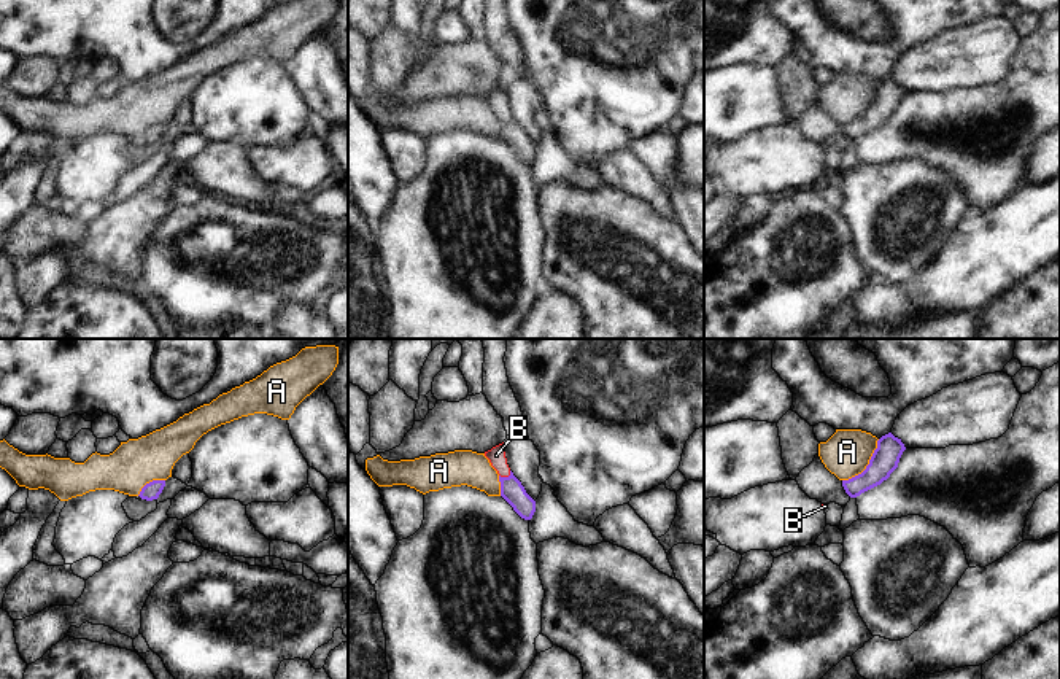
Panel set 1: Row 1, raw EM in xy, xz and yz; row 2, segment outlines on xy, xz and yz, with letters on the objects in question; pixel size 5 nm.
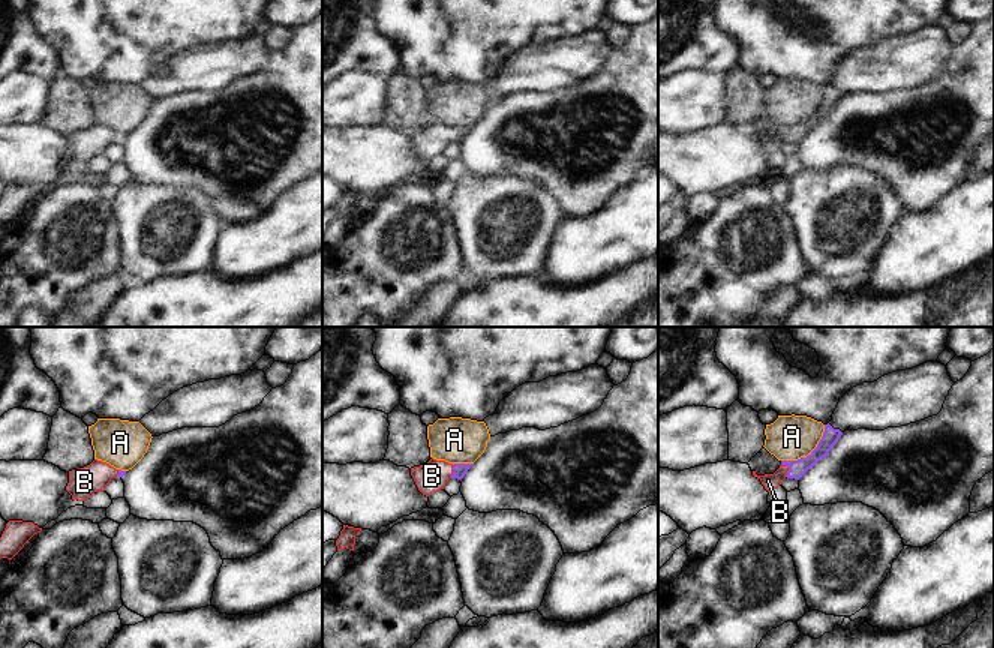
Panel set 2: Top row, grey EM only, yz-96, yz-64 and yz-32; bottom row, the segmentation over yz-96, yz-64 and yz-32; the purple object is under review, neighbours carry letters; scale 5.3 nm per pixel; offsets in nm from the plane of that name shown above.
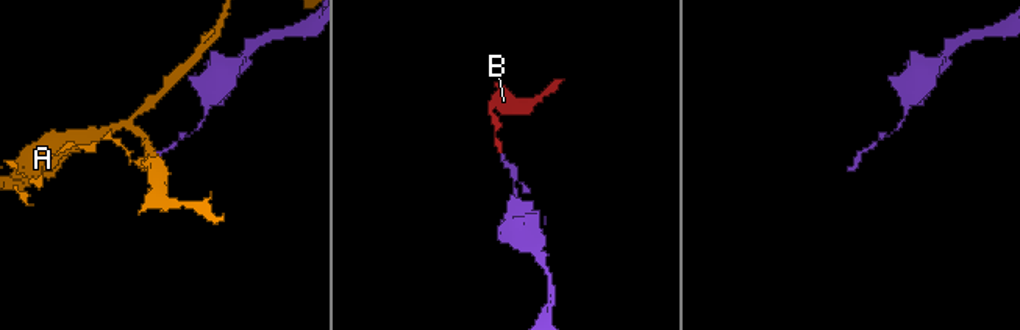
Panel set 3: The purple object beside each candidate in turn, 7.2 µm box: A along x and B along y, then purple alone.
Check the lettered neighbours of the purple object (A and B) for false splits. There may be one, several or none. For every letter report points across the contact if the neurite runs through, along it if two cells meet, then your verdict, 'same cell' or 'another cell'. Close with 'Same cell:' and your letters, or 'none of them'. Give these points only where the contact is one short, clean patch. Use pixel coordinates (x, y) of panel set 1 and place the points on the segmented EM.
A: another cell
B: runs through xz (512, 490), (506, 477), (496, 455); same cell
Same cell: B

